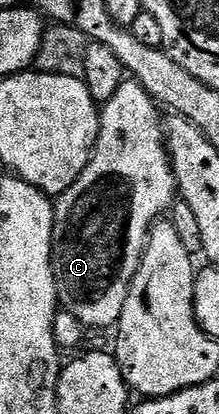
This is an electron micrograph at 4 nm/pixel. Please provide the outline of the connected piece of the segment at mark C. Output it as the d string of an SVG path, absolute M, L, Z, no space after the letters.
M126 79L119 91L100 106L101 130L91 159L66 193L56 198L53 211L53 278L57 284L60 308L71 314L82 326L105 329L116 326L127 291L145 250L149 230L157 224L161 213L170 208L177 193L177 181L169 165L165 149L163 117L149 92L137 81Z

